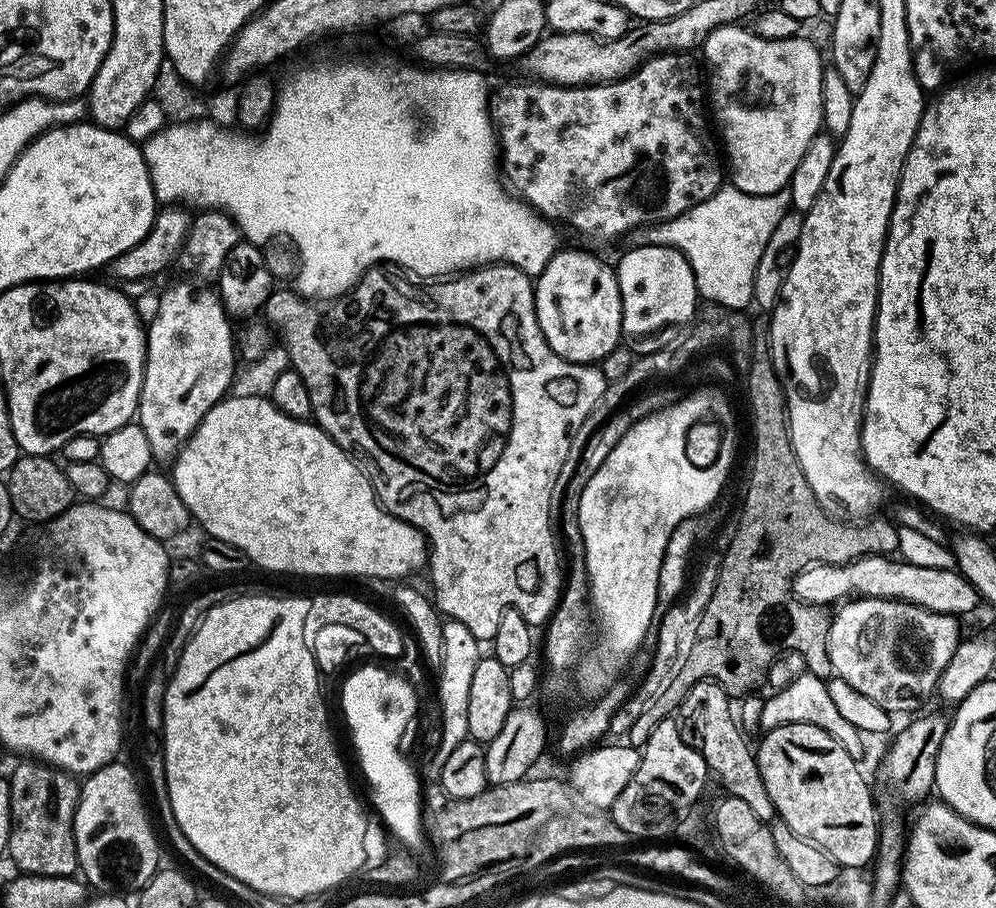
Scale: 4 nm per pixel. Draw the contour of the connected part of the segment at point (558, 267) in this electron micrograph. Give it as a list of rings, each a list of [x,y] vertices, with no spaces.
[[[566,248],[556,251],[550,258],[546,270],[542,270],[542,274],[535,277],[536,317],[542,334],[550,346],[550,350],[554,350],[554,354],[575,364],[595,365],[622,344],[620,287],[611,263],[603,264],[598,257],[591,256],[590,253],[583,252],[580,248]]]

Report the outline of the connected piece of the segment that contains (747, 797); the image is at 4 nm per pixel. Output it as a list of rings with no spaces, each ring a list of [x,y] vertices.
[[[701,680],[684,695],[679,711],[684,712],[685,718],[692,723],[692,728],[700,739],[698,747],[708,771],[715,779],[716,776],[720,779],[721,786],[725,788],[723,791],[734,798],[742,798],[742,802],[750,806],[759,820],[771,821],[776,816],[776,807],[774,802],[770,802],[770,794],[766,794],[753,745],[744,741],[745,733],[734,715],[734,704],[728,700],[731,700],[729,693],[715,681]]]

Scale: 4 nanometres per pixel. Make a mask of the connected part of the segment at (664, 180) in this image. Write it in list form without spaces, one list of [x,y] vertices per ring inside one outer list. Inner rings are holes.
[[[661,52],[658,56],[649,56],[635,72],[630,72],[619,80],[603,84],[581,84],[565,86],[547,82],[524,82],[528,84],[508,84],[505,88],[495,89],[494,99],[490,104],[492,122],[498,141],[498,160],[502,165],[502,176],[507,187],[519,196],[525,204],[535,208],[546,220],[557,225],[569,224],[576,232],[589,236],[592,240],[617,240],[635,227],[658,224],[678,218],[694,205],[710,198],[722,187],[722,160],[712,153],[712,144],[708,141],[706,116],[706,88],[700,85],[700,72],[691,60],[691,55],[680,52]]]

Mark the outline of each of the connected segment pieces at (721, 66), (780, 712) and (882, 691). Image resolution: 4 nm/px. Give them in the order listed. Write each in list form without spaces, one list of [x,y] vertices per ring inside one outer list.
[[[739,23],[724,24],[704,39],[702,51],[712,71],[710,84],[710,112],[716,115],[720,136],[724,139],[726,172],[732,175],[731,187],[752,195],[772,195],[787,189],[806,146],[815,136],[821,135],[824,115],[822,114],[822,78],[826,67],[820,61],[821,49],[808,38],[799,35],[785,40],[767,40],[755,31],[740,28]]]
[[[805,671],[800,677],[794,678],[789,685],[777,689],[770,695],[765,699],[760,719],[760,725],[765,731],[776,729],[786,723],[816,725],[826,730],[857,762],[863,761],[863,740],[865,739],[858,729],[839,713],[828,693],[827,683],[821,677],[814,675],[813,672]]]
[[[873,596],[849,599],[835,609],[832,624],[828,627],[828,653],[832,671],[888,713],[915,713],[916,700],[937,691],[942,670],[946,670],[946,662],[954,658],[954,650],[962,639],[956,624],[959,623],[955,616],[943,616],[905,600],[883,600]]]

